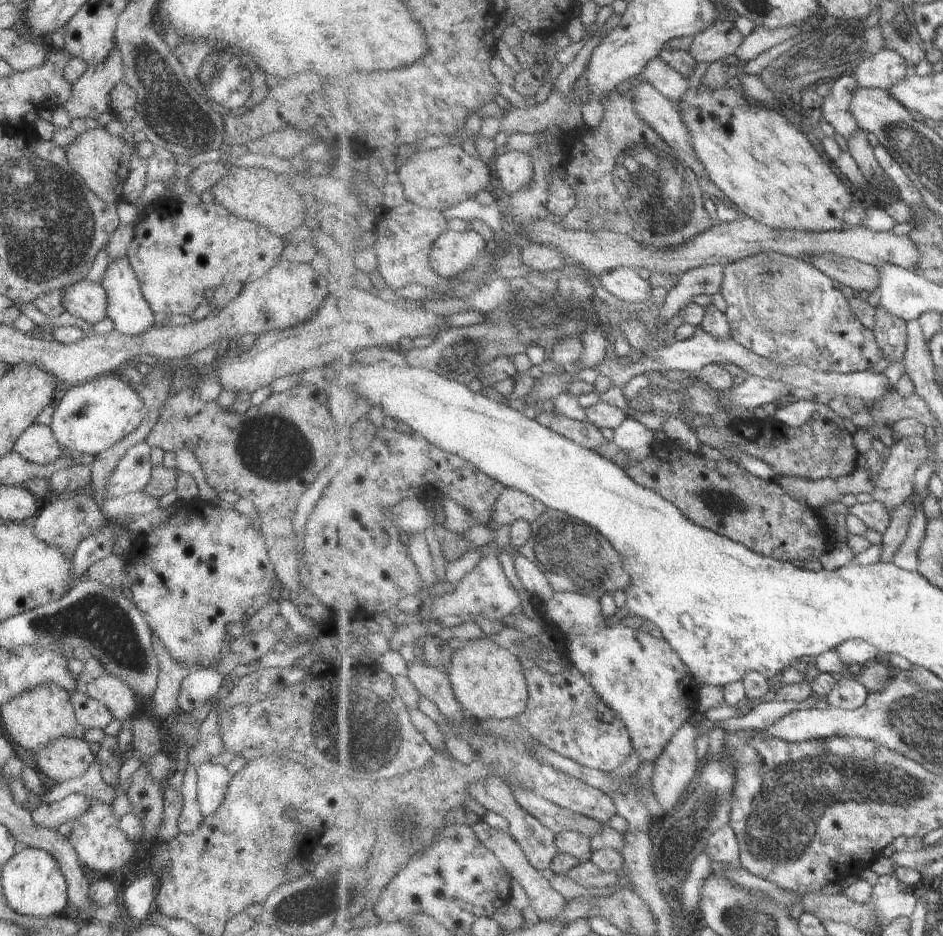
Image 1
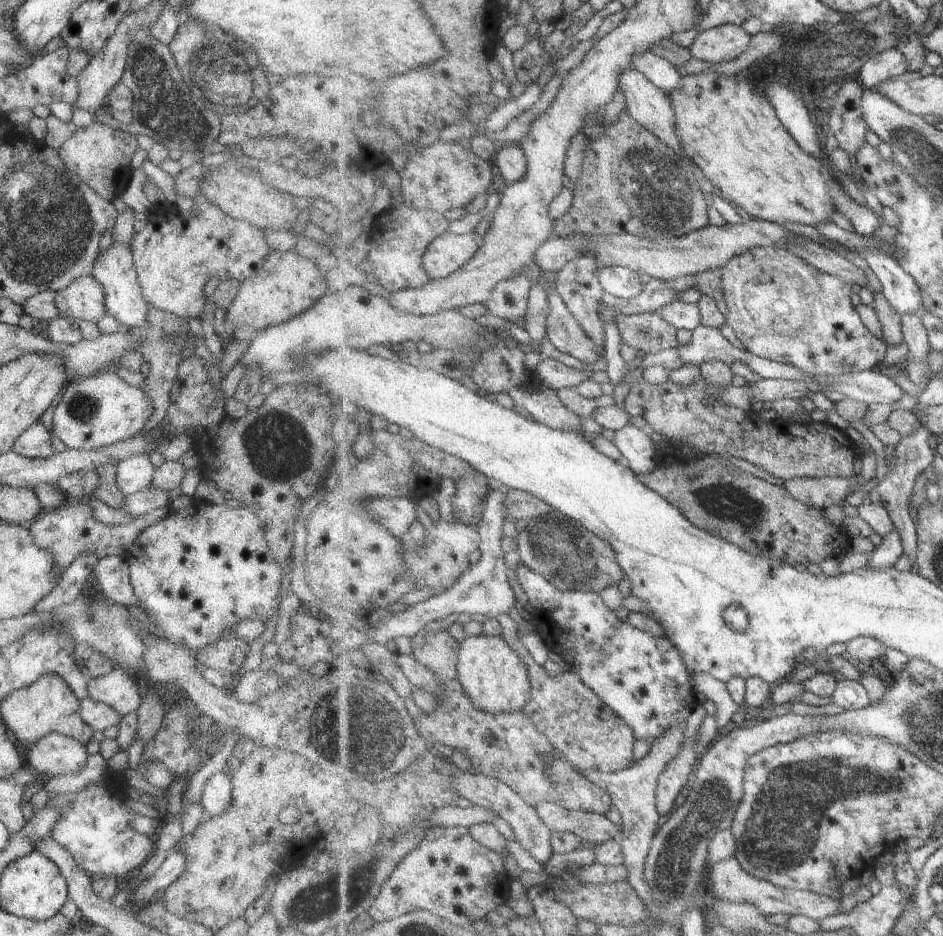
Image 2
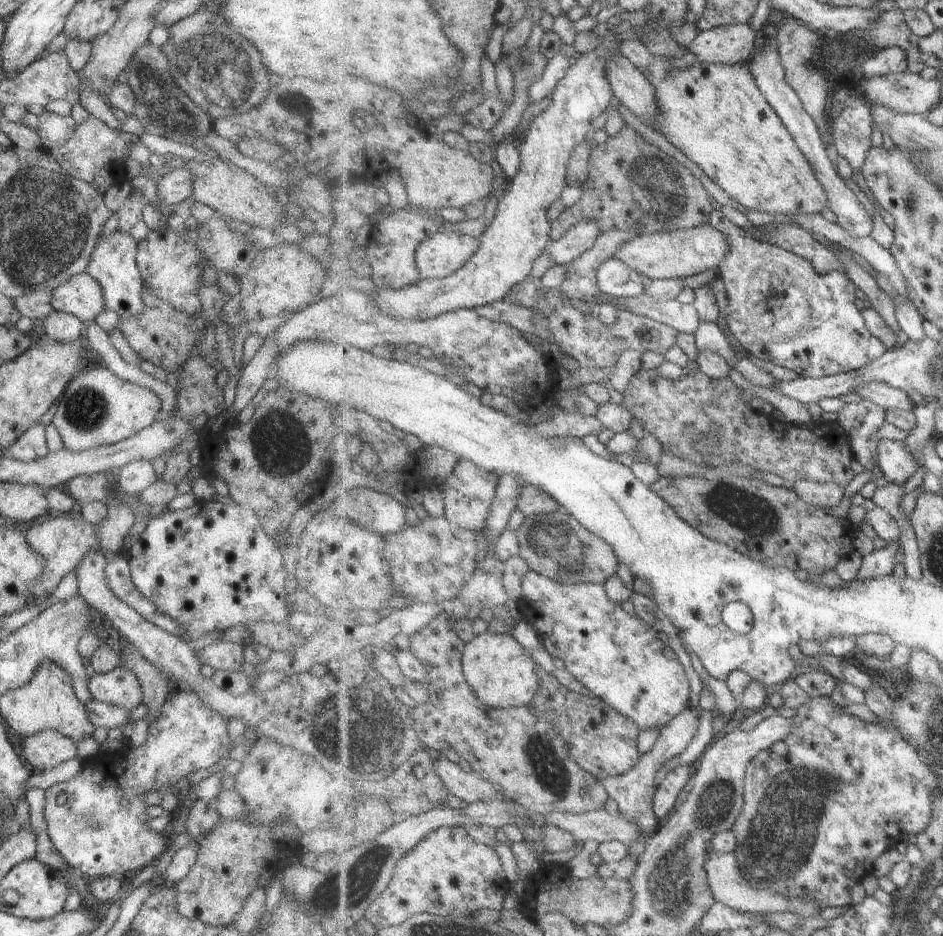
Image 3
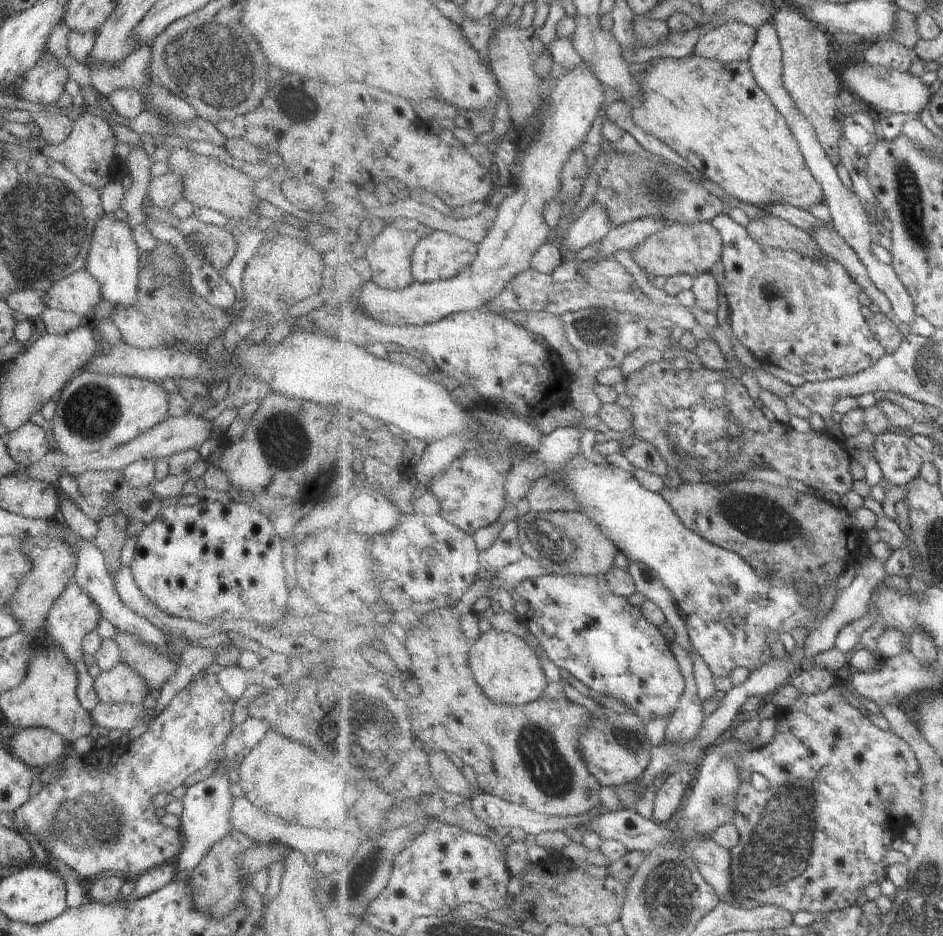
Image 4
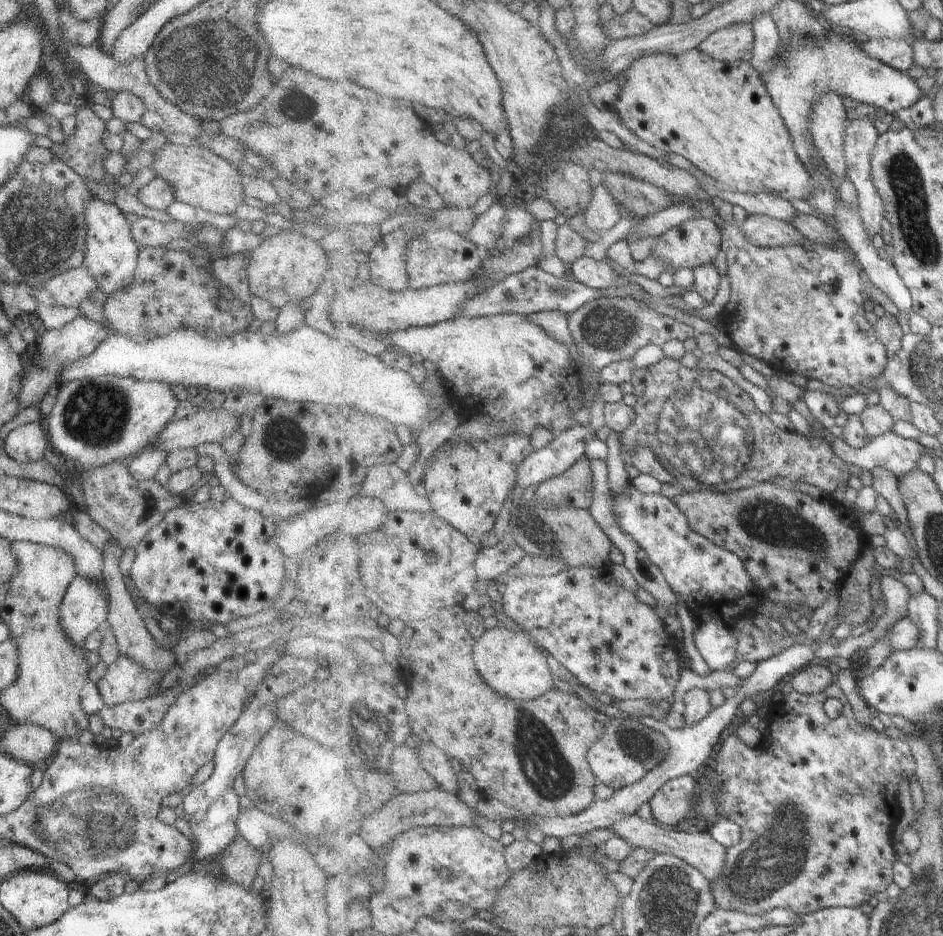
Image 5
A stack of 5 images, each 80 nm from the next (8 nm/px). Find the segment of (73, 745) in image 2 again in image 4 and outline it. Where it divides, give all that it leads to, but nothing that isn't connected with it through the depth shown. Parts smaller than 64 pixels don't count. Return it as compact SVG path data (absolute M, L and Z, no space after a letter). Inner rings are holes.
M44 727L20 729L11 738L11 751L29 767L37 769L62 760L68 746L61 734Z

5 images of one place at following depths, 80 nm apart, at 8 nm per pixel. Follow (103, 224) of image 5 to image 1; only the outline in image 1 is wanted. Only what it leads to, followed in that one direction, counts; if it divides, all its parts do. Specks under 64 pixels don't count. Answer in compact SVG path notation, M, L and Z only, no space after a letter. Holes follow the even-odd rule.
M126 255L115 258L107 264L101 285L107 292L107 316L113 320L114 329L123 332L125 335L138 335L150 330L156 324L156 314L142 294L139 280Z

